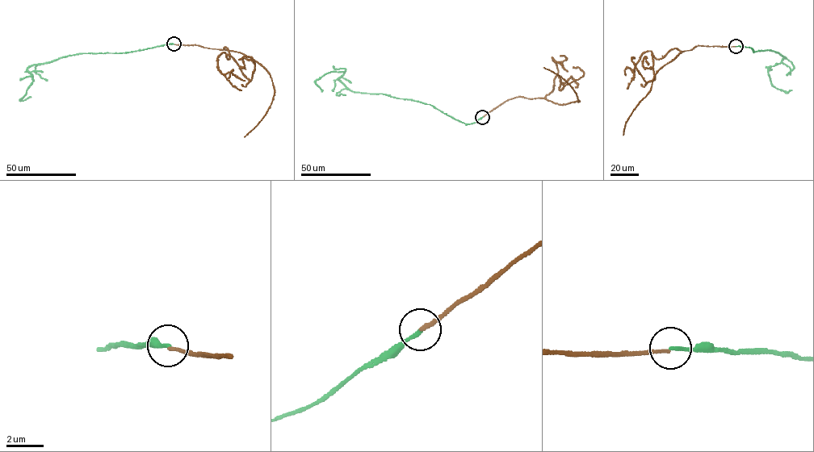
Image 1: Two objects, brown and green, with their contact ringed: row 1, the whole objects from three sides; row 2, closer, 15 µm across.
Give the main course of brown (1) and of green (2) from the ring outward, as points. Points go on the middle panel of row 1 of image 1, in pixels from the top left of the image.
1: (482, 117), (506, 100), (518, 96), (545, 98), (565, 104), (579, 101), (562, 77), (543, 67)
2: (482, 116), (467, 124), (430, 104), (354, 92), (337, 79), (344, 71), (327, 73), (316, 80), (322, 92)

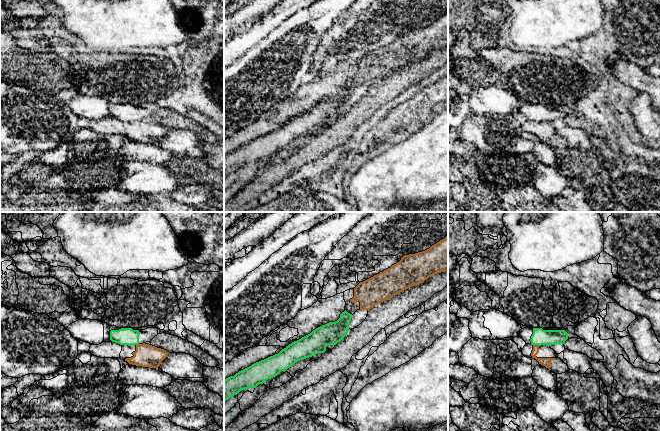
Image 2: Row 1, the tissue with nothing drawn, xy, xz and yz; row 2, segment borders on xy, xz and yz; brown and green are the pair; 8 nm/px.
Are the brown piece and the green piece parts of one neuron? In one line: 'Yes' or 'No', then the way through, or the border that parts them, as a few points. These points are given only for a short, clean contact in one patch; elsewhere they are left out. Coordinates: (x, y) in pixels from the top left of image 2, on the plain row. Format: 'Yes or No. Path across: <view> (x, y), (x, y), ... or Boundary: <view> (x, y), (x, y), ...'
No. Boundary: yz (533, 120), (538, 122)

